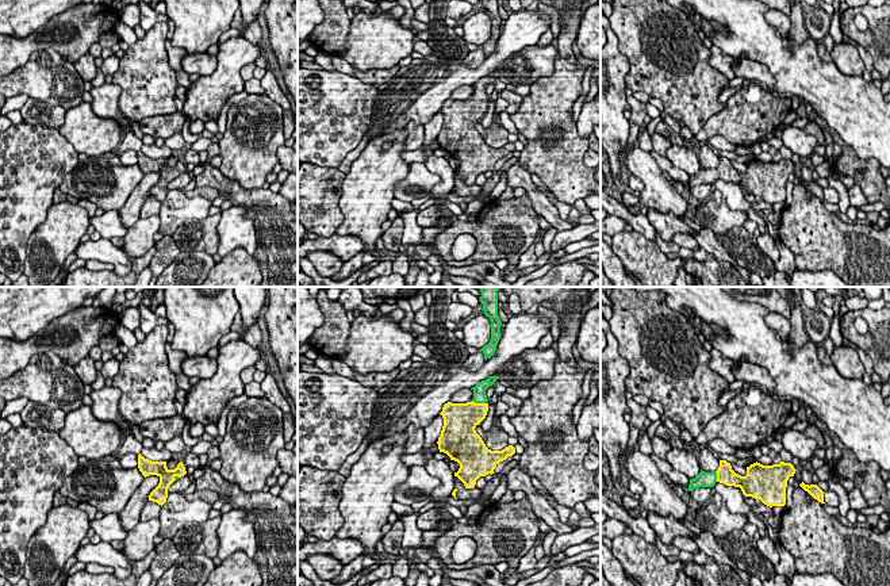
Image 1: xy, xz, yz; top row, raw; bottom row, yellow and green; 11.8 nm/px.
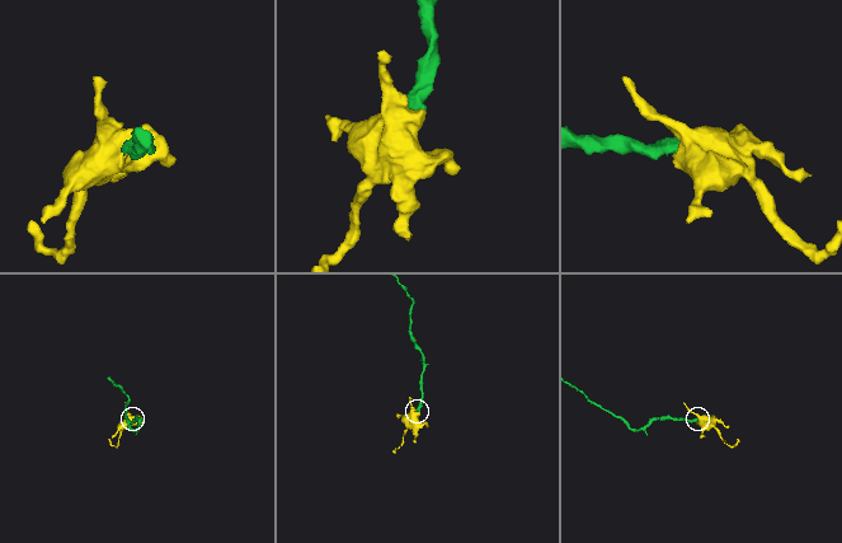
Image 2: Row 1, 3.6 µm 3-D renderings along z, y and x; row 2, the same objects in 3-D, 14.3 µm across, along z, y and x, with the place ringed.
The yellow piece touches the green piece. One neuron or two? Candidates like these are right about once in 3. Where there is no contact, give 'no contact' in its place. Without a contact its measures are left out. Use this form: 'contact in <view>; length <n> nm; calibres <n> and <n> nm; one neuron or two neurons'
contact in xz; length 180 nm; calibres 360 and 160 nm; one neuron

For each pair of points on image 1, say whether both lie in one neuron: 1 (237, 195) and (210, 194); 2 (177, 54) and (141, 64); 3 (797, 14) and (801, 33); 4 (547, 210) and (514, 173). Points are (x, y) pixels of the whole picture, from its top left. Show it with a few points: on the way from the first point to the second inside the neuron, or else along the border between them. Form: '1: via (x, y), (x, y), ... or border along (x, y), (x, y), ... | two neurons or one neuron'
1: border along (196, 186), (210, 186), (219, 194) | two neurons
2: border along (165, 39), (168, 65), (179, 84) | two neurons
3: via (797, 18), (797, 29) | one neuron
4: via (539, 200), (524, 183) | one neuron

